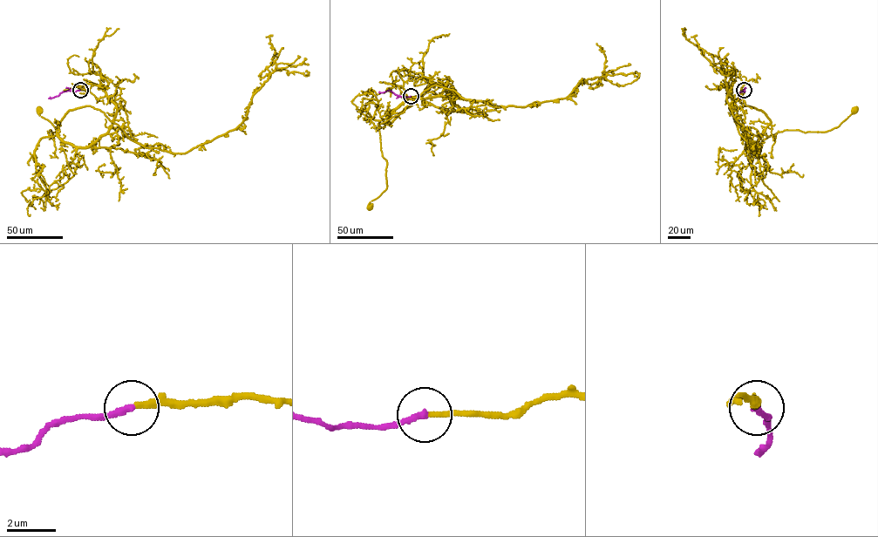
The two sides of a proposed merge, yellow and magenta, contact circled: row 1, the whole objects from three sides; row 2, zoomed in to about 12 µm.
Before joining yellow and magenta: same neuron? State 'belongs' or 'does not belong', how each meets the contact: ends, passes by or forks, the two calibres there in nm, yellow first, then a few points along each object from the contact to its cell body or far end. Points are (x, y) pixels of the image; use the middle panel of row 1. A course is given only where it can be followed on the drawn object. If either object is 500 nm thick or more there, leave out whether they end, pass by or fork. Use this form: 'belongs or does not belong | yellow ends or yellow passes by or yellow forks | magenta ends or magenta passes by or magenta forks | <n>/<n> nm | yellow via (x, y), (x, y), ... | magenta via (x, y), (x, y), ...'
belongs | yellow ends | magenta ends | 240/280 nm | yellow via (411, 96), (421, 96), (430, 86), (447, 82), (439, 94), (405, 98), (380, 121), (386, 188), (370, 207) | magenta via (411, 96), (399, 96), (391, 91), (379, 91)

